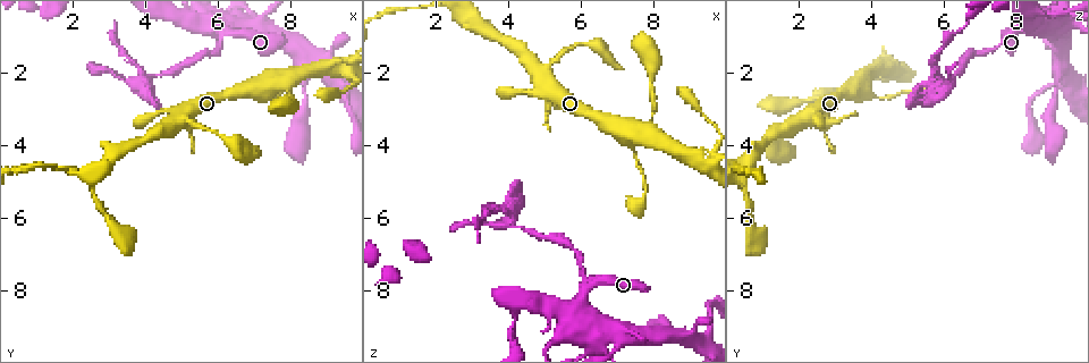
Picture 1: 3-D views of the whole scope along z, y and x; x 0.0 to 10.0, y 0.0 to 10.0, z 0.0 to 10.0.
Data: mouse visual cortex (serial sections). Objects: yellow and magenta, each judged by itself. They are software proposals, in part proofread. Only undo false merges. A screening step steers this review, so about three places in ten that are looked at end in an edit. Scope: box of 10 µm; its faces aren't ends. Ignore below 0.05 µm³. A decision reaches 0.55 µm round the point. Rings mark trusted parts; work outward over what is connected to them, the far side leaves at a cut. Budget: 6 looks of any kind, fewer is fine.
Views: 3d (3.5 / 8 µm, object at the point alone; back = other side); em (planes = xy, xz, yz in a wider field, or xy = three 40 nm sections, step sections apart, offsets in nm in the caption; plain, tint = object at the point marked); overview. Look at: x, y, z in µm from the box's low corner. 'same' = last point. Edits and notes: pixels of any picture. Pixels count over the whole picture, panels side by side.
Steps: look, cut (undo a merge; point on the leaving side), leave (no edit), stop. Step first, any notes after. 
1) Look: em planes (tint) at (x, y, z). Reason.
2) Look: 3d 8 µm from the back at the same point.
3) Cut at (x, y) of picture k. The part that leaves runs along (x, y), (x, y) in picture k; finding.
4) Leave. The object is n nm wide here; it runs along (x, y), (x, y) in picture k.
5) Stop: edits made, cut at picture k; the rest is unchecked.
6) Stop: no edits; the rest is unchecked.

Look: 3d 8 µm at (7.80, 2.30, 3.50). Thin arm on a thick one.

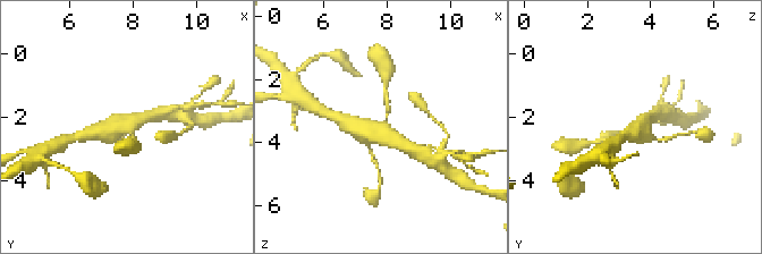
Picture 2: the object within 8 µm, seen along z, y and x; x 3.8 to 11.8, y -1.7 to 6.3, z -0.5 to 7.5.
Look: em xy step 5 (tint) at the same point. 4 arms meet here; the arms are 150, 150, 400, 450 nm wide; shape alone is not enough.

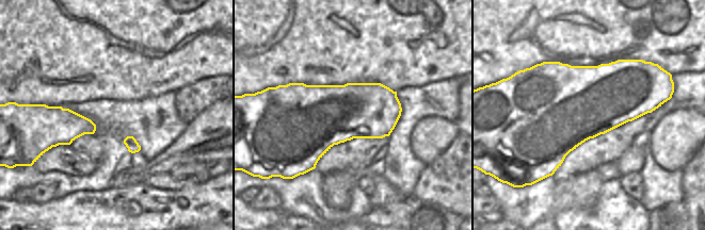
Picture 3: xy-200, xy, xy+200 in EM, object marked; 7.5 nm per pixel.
Leave. It runs along (343, 120), (400, 143) in picture 2; continuous, no second cell.

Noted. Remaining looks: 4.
Look: 3d 8 µm at (9.40, 1.90, 4.60).

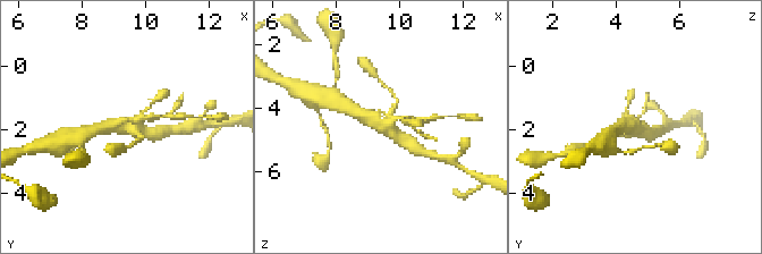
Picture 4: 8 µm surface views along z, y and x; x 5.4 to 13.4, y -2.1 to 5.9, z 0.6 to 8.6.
Look: 3d 3.5 µm at the same point. Closer look.

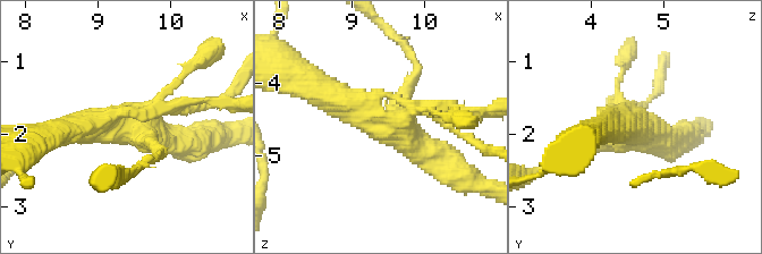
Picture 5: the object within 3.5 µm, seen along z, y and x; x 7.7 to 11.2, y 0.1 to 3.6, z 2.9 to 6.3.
Look: em planes (tint) at (9.40, 1.90, 4.60). 4 arms meet here; the arms are 150, 200, 300, 400 nm wide; now the EM.

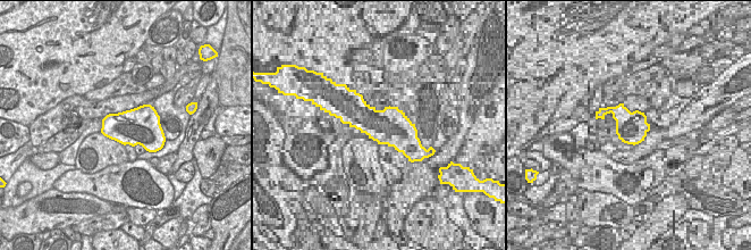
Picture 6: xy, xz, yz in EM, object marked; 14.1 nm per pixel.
Cut at (204, 102) of picture 5. Two cells meet here.

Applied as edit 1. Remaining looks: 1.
Stop: edits made, cut at picture 5; the rest is unchecked.

